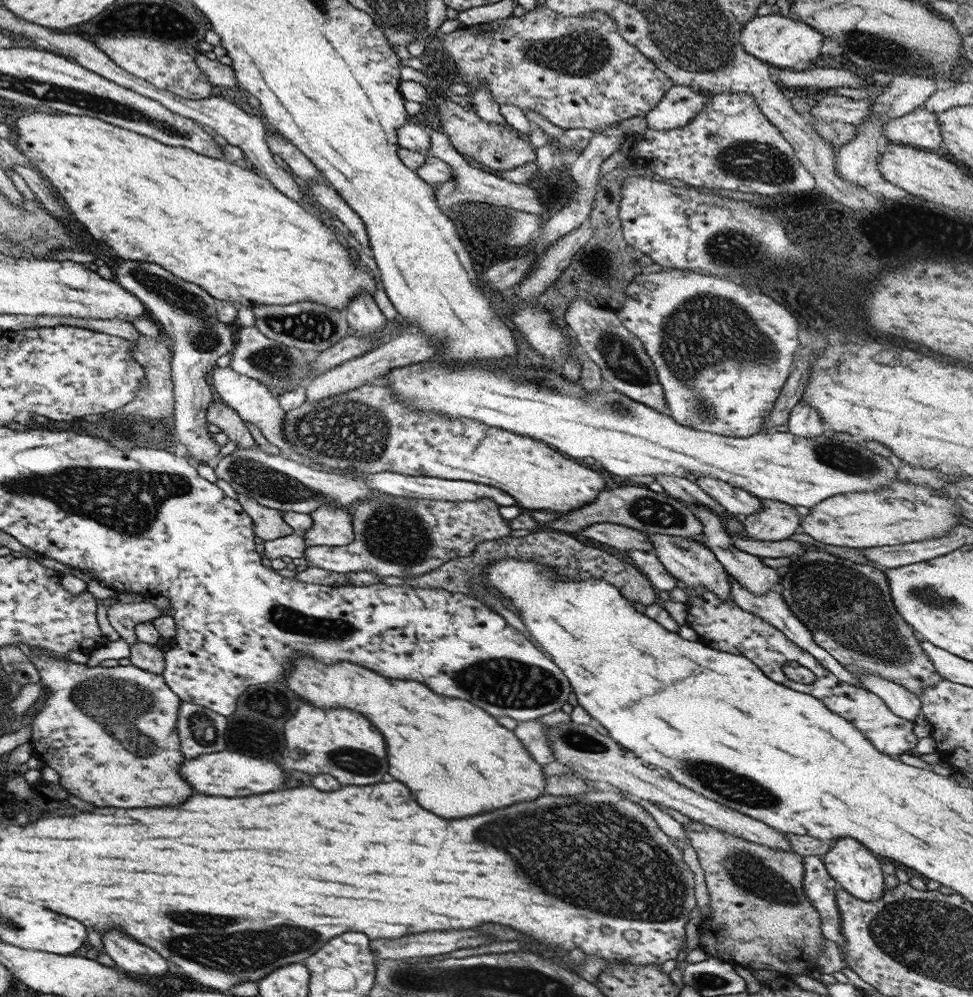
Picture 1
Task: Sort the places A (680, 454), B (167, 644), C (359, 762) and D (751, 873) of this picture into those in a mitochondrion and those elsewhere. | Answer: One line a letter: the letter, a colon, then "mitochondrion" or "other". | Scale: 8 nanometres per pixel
A: other
B: other
C: mitochondrion
D: mitochondrion

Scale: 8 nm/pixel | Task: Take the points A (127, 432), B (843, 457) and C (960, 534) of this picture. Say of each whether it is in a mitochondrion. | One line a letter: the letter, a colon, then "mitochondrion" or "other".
A: other
B: mitochondrion
C: other

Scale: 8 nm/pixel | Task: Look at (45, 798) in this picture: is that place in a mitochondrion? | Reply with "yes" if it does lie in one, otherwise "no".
no

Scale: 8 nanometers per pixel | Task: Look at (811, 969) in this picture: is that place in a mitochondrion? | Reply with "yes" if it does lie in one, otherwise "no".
no

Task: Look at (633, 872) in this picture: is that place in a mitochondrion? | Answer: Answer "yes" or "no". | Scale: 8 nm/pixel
yes

